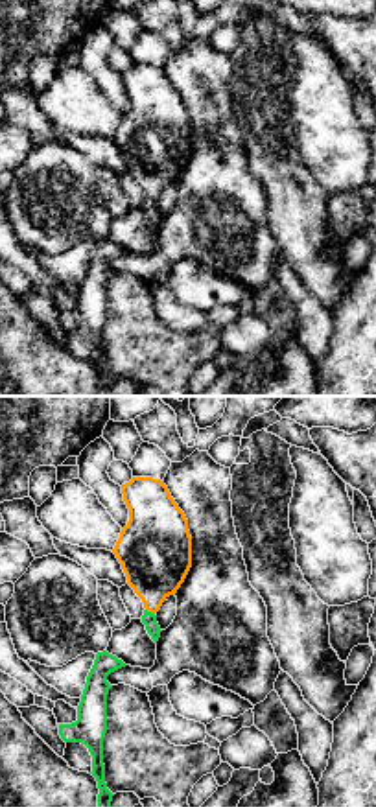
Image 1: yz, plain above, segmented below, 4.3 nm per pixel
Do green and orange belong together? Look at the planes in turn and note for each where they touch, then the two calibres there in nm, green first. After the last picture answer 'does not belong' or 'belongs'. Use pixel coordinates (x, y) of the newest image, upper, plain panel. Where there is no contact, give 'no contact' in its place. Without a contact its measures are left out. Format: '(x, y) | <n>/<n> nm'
(150, 199) | 60/320 nm

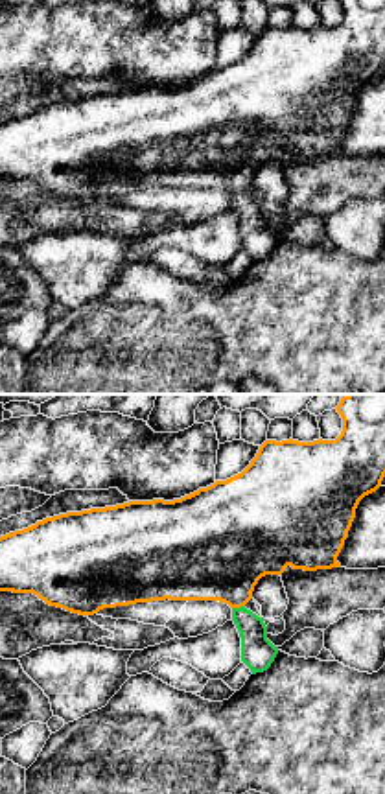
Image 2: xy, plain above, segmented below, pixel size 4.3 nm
(238, 196) | 150/400 nm

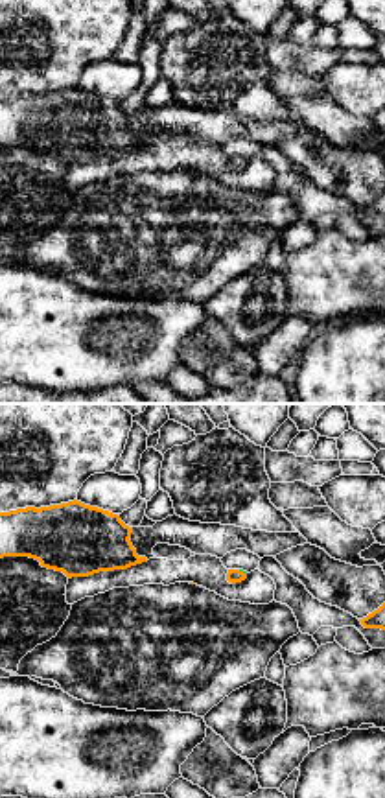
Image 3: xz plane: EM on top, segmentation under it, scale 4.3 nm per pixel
(242, 157) | 20/60 nm

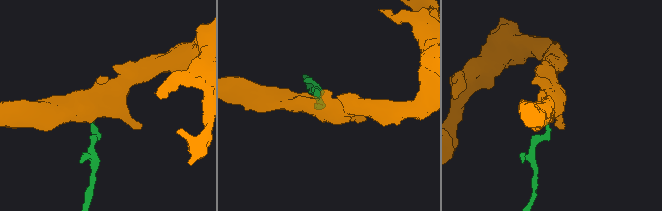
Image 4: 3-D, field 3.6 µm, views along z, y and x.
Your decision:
belongs

